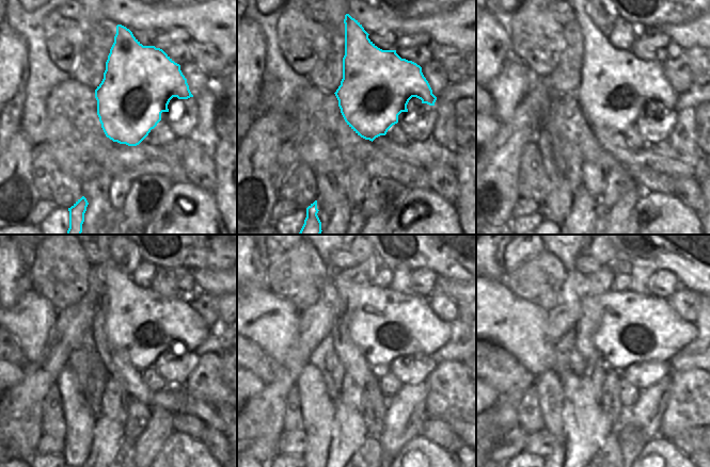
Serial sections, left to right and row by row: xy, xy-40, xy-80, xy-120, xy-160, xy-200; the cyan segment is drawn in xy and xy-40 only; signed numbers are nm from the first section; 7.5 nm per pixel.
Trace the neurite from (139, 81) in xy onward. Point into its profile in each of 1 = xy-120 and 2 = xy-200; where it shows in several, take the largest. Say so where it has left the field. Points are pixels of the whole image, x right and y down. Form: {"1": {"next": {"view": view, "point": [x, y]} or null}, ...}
{"1": {"next": {"view": "xy-120", "point": [141, 322]}}, "2": {"next": {"view": "xy-200", "point": [634, 327]}}}

